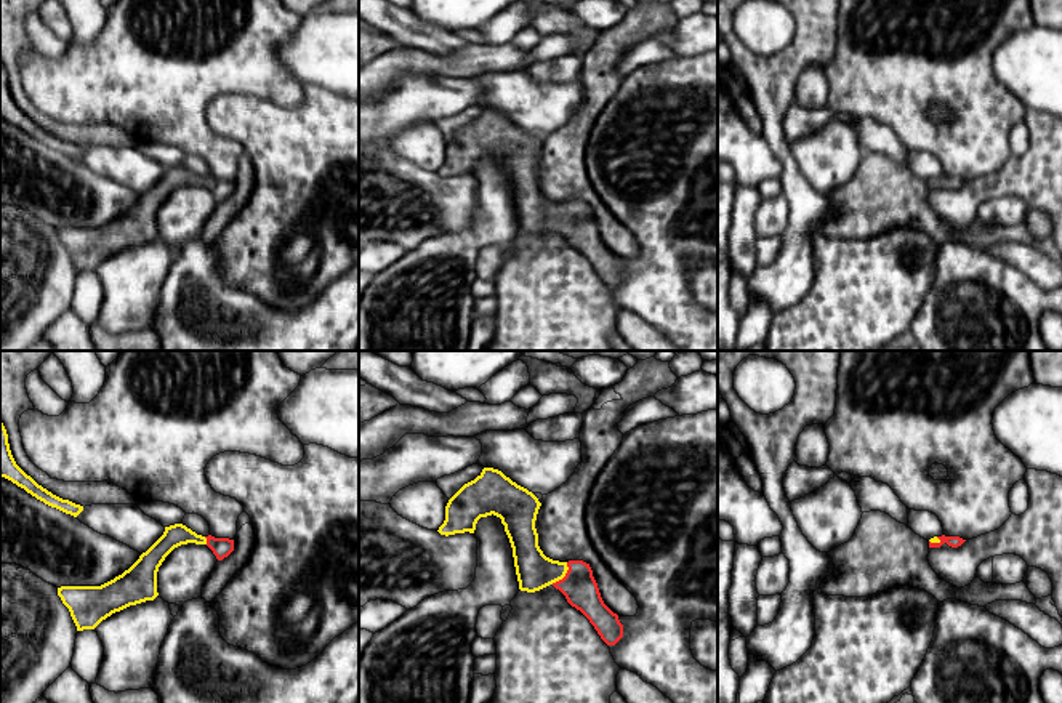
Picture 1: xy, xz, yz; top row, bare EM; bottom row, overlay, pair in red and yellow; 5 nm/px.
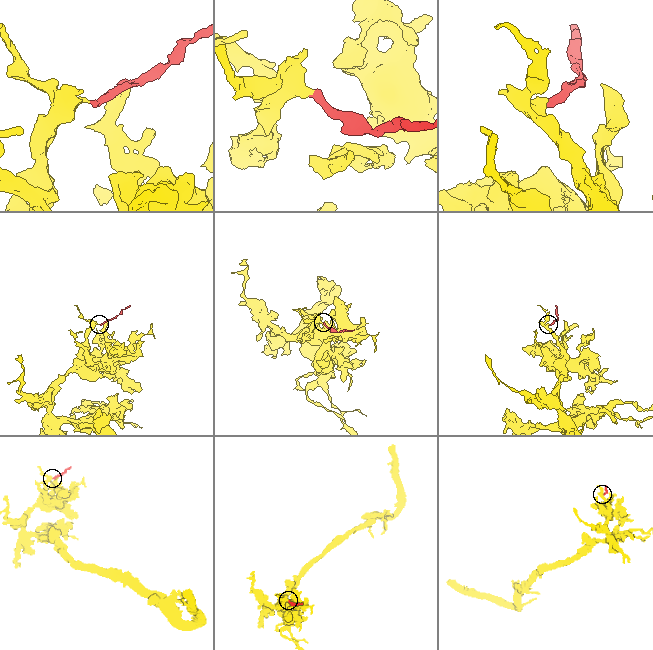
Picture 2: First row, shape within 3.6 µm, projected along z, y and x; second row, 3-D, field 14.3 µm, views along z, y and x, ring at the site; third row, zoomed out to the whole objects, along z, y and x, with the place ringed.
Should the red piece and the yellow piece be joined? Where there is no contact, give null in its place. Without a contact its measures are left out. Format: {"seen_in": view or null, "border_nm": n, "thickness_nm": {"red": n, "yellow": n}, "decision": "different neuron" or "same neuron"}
{"seen_in": "xz", "border_nm": 140, "thickness_nm": {"red": 170, "yellow": 180}, "decision": "same neuron"}

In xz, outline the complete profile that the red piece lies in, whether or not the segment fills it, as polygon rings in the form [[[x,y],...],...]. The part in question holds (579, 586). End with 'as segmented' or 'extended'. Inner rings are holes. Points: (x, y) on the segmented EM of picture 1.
[[[484,468],[449,500],[437,532],[445,536],[474,533],[481,517],[500,517],[513,548],[519,589],[535,593],[553,584],[589,620],[607,645],[615,645],[623,637],[623,625],[604,604],[589,564],[553,560],[540,549],[535,528],[540,506],[532,492],[501,471]]]; extended

